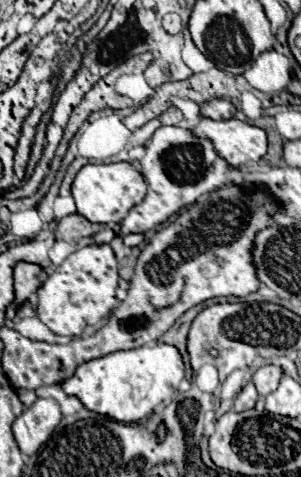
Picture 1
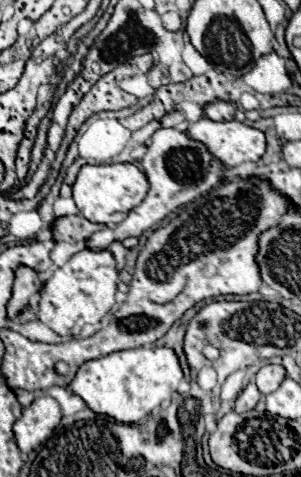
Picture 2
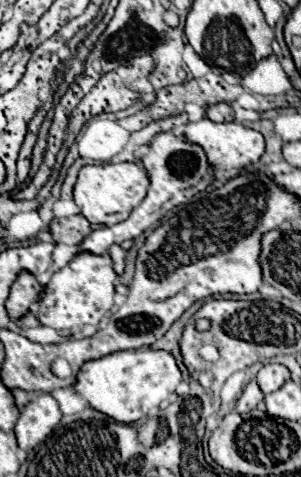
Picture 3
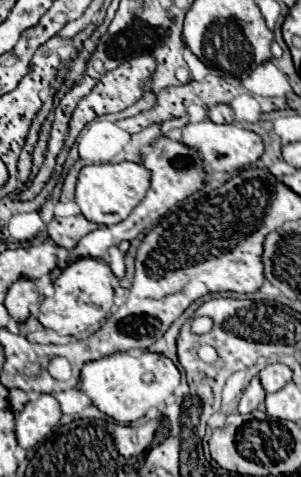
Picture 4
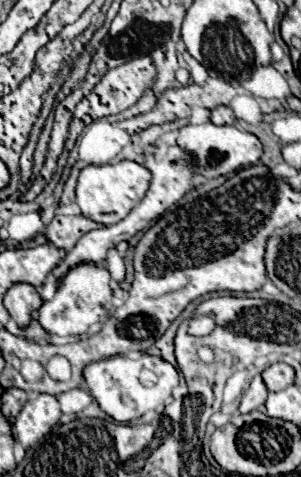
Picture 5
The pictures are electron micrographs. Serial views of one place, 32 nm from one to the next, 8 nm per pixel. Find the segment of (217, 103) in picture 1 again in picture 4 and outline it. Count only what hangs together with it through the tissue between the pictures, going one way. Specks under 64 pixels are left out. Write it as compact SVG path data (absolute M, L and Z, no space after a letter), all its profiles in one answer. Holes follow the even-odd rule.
M218 104L210 110L210 120L214 124L232 124L234 122L234 110L226 104Z

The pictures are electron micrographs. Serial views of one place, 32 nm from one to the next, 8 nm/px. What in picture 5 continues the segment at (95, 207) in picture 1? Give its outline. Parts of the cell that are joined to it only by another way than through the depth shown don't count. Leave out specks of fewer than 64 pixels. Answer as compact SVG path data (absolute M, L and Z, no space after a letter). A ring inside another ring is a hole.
M122 160L120 164L102 164L102 166L86 166L80 172L78 186L76 186L76 204L80 206L82 214L98 224L112 226L118 224L128 216L128 212L144 198L148 184L150 184L150 172L138 162Z

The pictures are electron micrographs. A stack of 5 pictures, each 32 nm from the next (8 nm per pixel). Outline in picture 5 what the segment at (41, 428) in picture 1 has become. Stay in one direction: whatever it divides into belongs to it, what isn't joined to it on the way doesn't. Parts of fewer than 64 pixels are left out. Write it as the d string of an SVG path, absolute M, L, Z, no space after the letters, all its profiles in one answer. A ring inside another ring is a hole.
M40 394L28 400L20 414L16 416L14 436L24 448L28 448L36 444L40 438L44 438L52 430L52 426L58 424L60 416L62 410L56 396Z

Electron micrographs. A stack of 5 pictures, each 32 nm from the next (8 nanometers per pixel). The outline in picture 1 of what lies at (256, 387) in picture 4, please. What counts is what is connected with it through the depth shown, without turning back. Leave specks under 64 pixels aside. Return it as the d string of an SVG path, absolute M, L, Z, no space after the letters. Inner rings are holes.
M250 382L250 384L246 384L244 390L238 394L238 398L236 398L236 402L234 402L234 410L236 410L236 412L250 410L250 408L254 408L256 400L258 400L258 392L256 392L256 386Z

